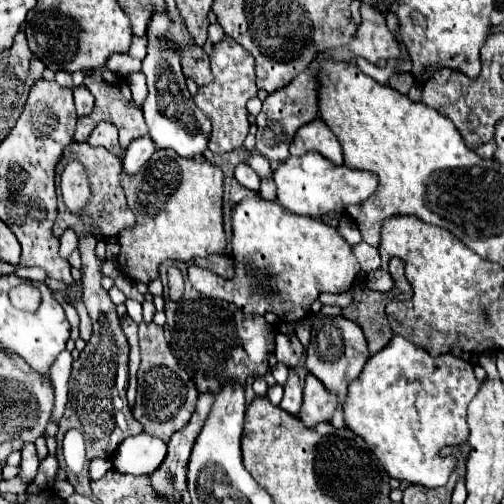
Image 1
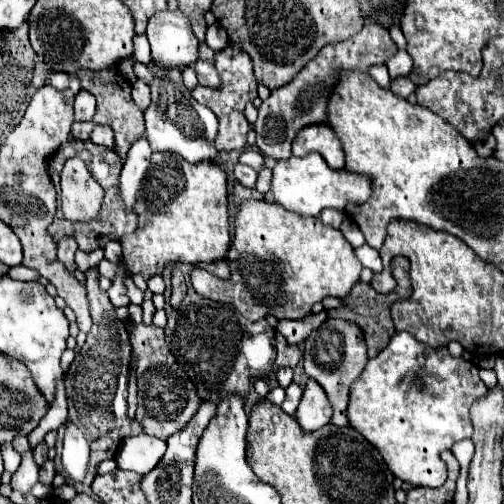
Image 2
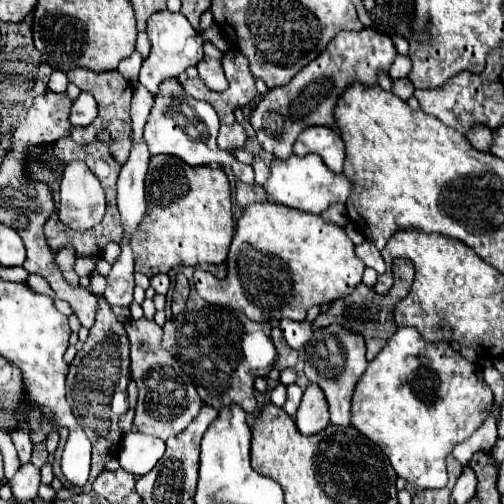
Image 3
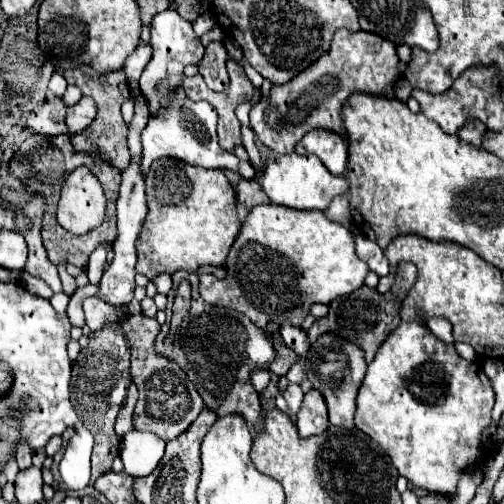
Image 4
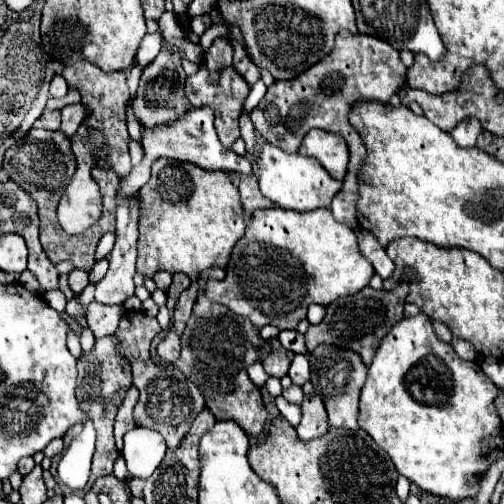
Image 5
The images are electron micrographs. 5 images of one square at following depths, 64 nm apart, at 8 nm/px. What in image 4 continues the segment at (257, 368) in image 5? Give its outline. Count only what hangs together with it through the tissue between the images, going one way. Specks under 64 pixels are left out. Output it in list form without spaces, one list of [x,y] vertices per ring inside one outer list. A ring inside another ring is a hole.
[[[258,368],[258,370],[252,372],[252,384],[254,384],[254,388],[256,388],[258,392],[262,392],[268,382],[270,382],[270,372],[268,372],[268,370]]]

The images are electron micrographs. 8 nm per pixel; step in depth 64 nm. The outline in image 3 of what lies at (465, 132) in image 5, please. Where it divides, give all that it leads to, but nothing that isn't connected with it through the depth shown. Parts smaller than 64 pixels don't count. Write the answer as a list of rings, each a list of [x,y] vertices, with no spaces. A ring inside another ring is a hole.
[[[472,124],[464,136],[468,138],[470,144],[474,144],[476,150],[482,150],[482,152],[486,152],[492,144],[492,132],[484,124]]]

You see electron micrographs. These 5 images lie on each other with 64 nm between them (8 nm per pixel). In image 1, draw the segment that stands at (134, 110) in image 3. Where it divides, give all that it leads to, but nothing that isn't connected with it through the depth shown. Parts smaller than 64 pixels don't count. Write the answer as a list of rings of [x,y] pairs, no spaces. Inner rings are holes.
[[[130,74],[128,76],[128,84],[130,84],[130,90],[132,90],[132,98],[136,100],[138,106],[142,106],[144,100],[146,100],[146,96],[148,96],[144,74]]]

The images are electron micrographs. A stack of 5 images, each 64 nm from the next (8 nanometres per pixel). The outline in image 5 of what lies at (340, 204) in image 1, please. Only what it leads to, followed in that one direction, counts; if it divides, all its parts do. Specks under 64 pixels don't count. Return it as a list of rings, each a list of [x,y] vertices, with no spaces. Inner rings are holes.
[[[264,142],[260,146],[258,154],[258,184],[266,198],[274,202],[274,206],[296,210],[296,212],[308,212],[316,208],[328,208],[334,194],[342,188],[342,182],[334,180],[316,158],[308,158],[302,154],[286,154],[284,150],[276,148],[270,142]]]

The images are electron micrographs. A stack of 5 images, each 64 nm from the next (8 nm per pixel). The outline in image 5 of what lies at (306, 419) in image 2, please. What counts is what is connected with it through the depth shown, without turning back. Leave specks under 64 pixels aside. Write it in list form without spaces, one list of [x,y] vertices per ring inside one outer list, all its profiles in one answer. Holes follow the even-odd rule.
[[[318,394],[306,396],[302,402],[302,422],[296,428],[298,438],[302,442],[310,442],[314,438],[320,438],[328,432],[326,424],[326,410]]]

